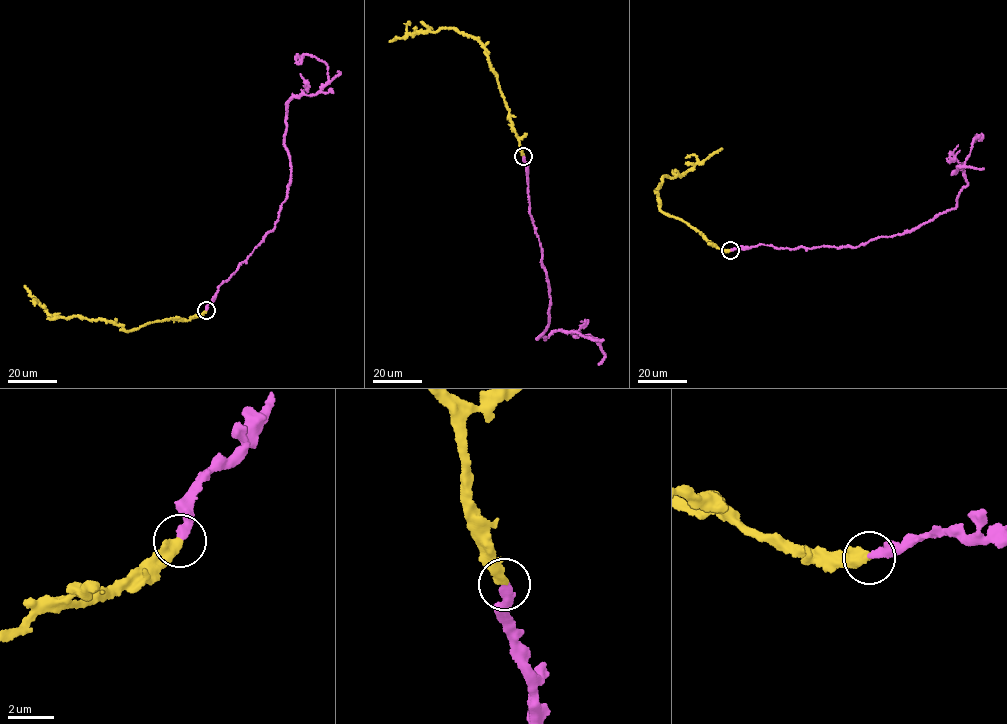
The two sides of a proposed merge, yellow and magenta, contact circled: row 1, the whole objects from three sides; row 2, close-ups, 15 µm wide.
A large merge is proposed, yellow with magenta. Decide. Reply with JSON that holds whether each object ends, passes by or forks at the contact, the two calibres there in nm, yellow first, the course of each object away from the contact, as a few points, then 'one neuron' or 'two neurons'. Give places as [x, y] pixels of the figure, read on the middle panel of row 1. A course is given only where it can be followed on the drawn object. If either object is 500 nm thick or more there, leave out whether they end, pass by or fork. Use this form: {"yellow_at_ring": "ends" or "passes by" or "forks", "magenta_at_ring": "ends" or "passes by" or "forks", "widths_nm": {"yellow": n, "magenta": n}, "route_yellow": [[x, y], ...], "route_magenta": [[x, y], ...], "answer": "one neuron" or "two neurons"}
{"yellow_at_ring": "ends", "magenta_at_ring": "ends", "widths_nm": {"yellow": 440, "magenta": 360}, "route_yellow": [[524, 156], [497, 75], [476, 39], [453, 28], [440, 28], [433, 32], [408, 33], [389, 41]], "route_magenta": [[524, 156], [529, 214], [550, 304], [549, 323], [536, 339], [561, 330], [600, 343], [571, 331]], "answer": "one neuron"}

